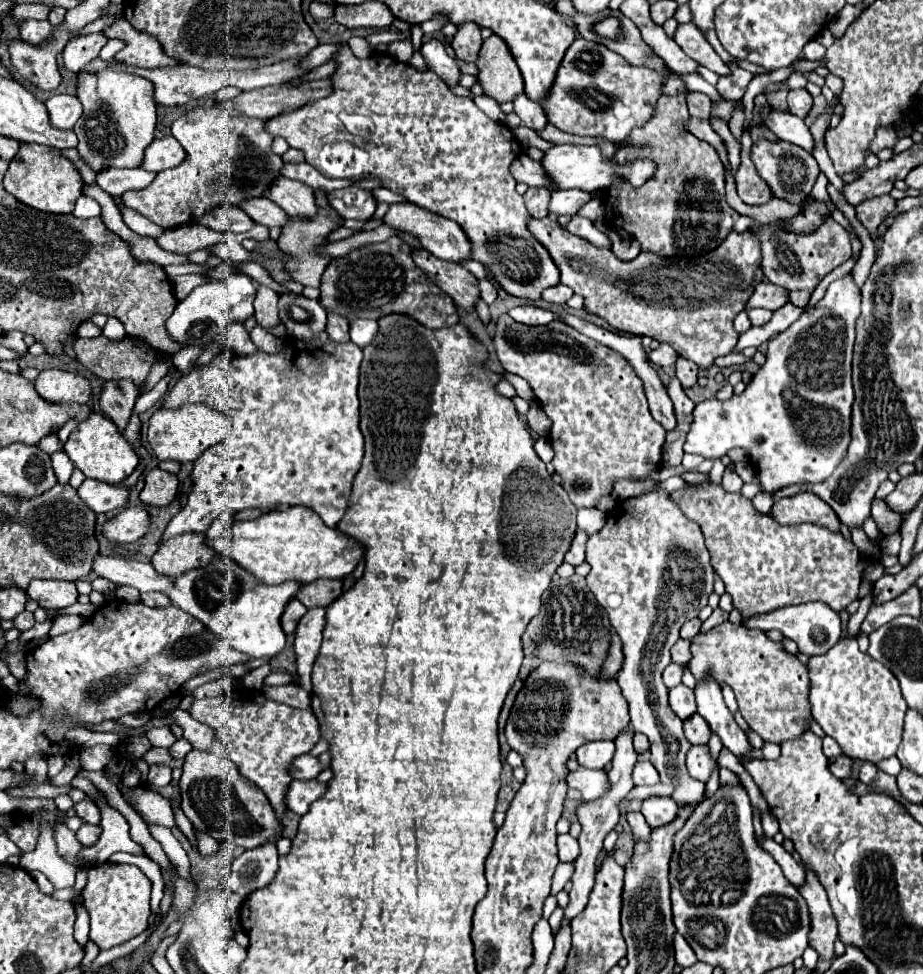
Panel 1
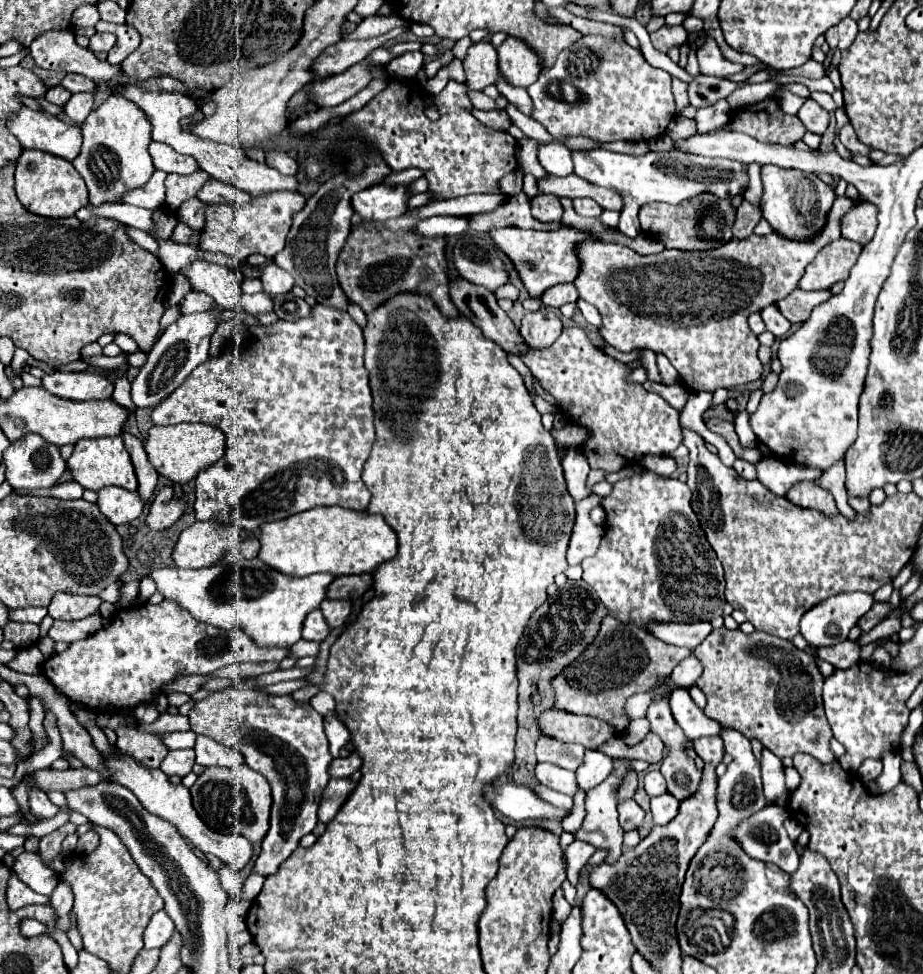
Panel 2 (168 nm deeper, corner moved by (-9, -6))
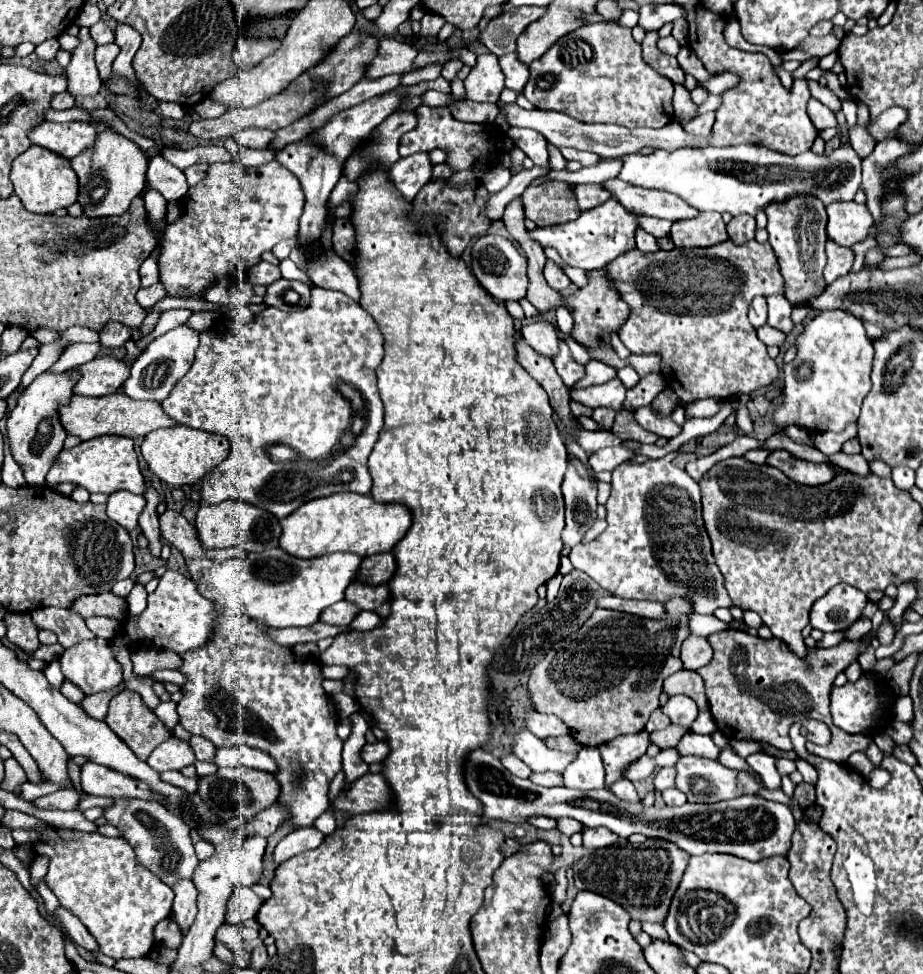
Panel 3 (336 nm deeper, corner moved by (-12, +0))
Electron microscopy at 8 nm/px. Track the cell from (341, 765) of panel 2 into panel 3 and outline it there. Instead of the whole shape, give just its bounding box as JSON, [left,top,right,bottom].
[360,741,388,763]

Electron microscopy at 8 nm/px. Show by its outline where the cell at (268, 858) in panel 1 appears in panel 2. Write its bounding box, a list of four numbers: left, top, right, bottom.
[189,677,333,875]

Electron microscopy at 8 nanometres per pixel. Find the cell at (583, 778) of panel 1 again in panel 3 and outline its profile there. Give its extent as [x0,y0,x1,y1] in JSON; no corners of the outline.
[514,731,576,775]

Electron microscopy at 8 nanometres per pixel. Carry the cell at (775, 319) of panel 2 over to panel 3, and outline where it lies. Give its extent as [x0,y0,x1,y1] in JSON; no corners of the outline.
[766,295,794,333]

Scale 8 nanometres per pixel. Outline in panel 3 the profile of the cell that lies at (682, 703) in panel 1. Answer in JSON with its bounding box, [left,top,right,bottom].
[662,695,698,729]

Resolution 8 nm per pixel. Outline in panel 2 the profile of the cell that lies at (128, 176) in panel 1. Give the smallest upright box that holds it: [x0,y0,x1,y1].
[123,171,165,209]

